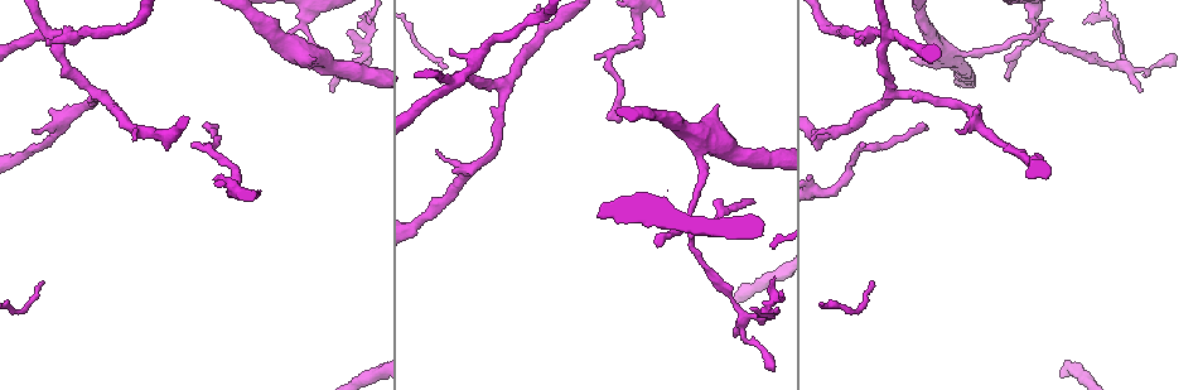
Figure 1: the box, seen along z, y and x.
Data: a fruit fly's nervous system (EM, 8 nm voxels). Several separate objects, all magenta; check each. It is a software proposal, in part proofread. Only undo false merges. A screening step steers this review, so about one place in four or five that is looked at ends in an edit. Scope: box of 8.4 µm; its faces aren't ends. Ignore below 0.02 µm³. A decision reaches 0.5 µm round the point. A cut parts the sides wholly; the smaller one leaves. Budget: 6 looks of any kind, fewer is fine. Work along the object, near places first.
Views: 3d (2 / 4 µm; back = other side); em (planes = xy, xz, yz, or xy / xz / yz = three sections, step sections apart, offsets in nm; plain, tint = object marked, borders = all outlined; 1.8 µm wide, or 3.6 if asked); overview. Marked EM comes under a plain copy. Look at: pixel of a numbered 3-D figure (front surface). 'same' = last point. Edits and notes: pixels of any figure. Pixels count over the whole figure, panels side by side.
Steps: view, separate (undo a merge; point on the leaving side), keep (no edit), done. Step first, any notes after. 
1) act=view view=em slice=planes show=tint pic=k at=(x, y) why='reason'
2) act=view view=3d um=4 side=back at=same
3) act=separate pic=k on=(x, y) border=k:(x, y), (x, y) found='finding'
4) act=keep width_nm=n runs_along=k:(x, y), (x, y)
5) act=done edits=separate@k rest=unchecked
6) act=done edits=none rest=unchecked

act=view view=3d um=4 pic=1 at=(454, 78) why='looks like a crossing'

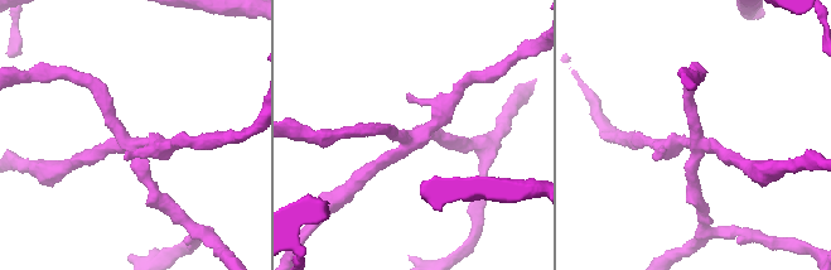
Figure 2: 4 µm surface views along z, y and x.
act=view view=em slice=xy step=8 show=tint pic=2 at=(416, 140) arms=4

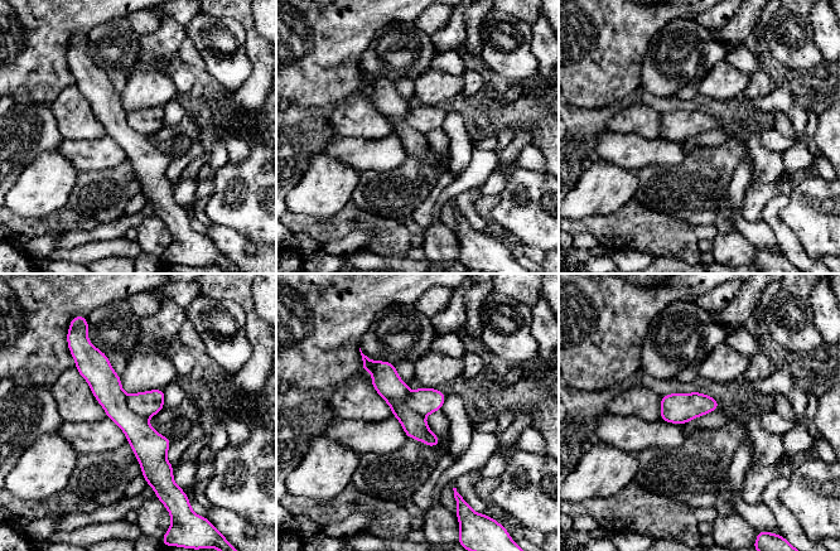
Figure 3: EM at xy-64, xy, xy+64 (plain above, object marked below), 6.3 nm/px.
act=separate pic=3 on=(423, 401) border=3:(408, 392), (405, 404), (423, 416) found='a second cell is stuck on'

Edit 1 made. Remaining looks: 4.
act=view view=overview

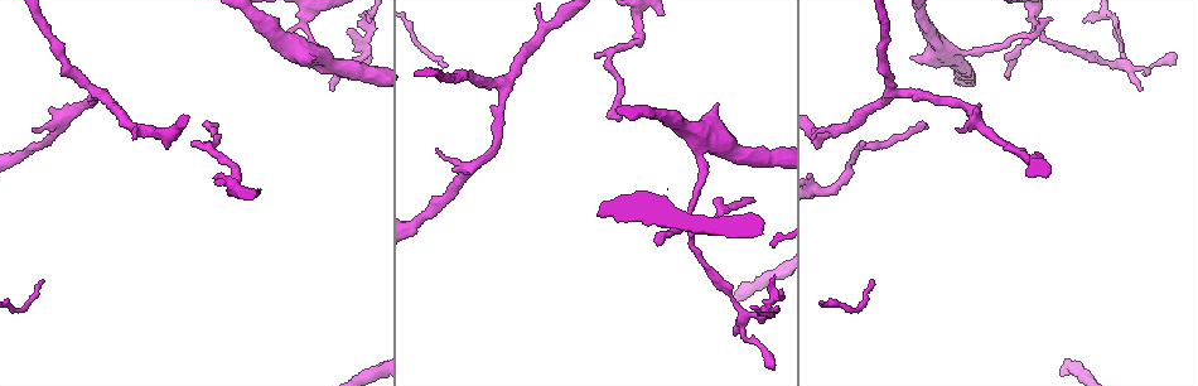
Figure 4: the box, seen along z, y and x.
act=view view=3d um=2 pic=4 at=(859, 147) why='sharp bend'

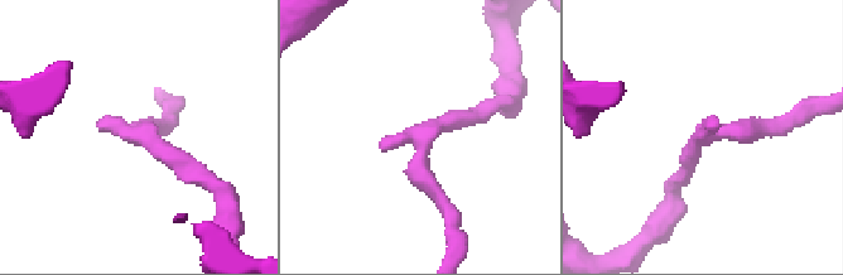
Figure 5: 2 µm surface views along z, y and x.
act=view view=em um=3.6 slice=xy step=8 show=tint pic=5 at=(143, 131) why='need the tissue'

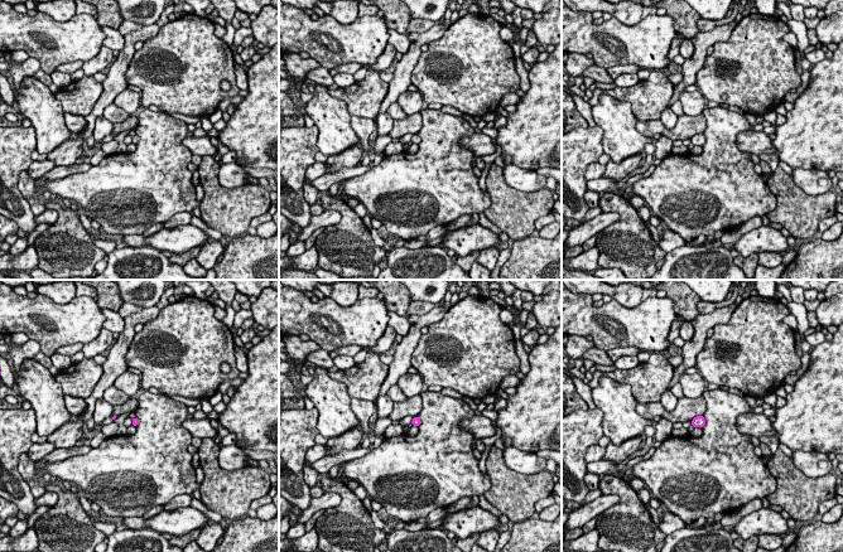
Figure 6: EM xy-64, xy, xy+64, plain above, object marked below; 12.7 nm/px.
act=view view=em um=3.6 slice=planes show=tint at=same

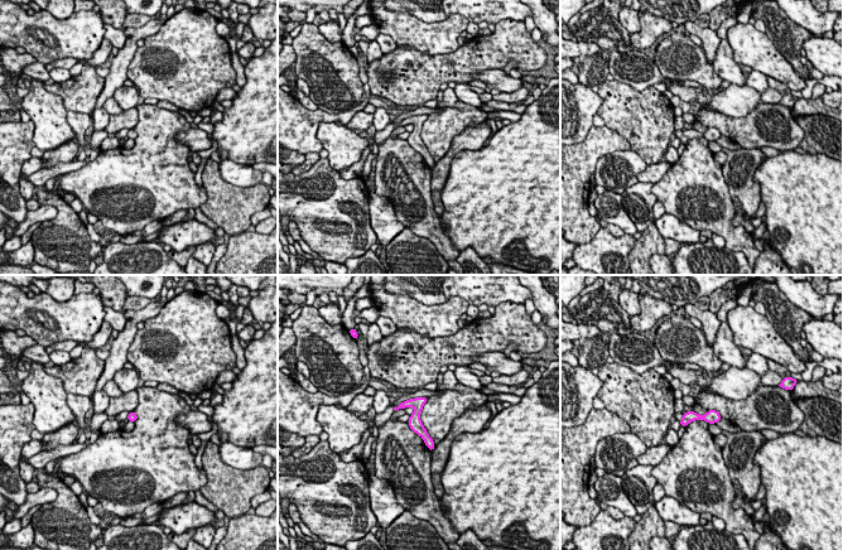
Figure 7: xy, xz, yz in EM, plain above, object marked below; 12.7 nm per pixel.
act=keep runs_along=7:(409, 403), (430, 445) found='one cell here'

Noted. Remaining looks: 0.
act=done edits=separate@3 rest=unchecked

